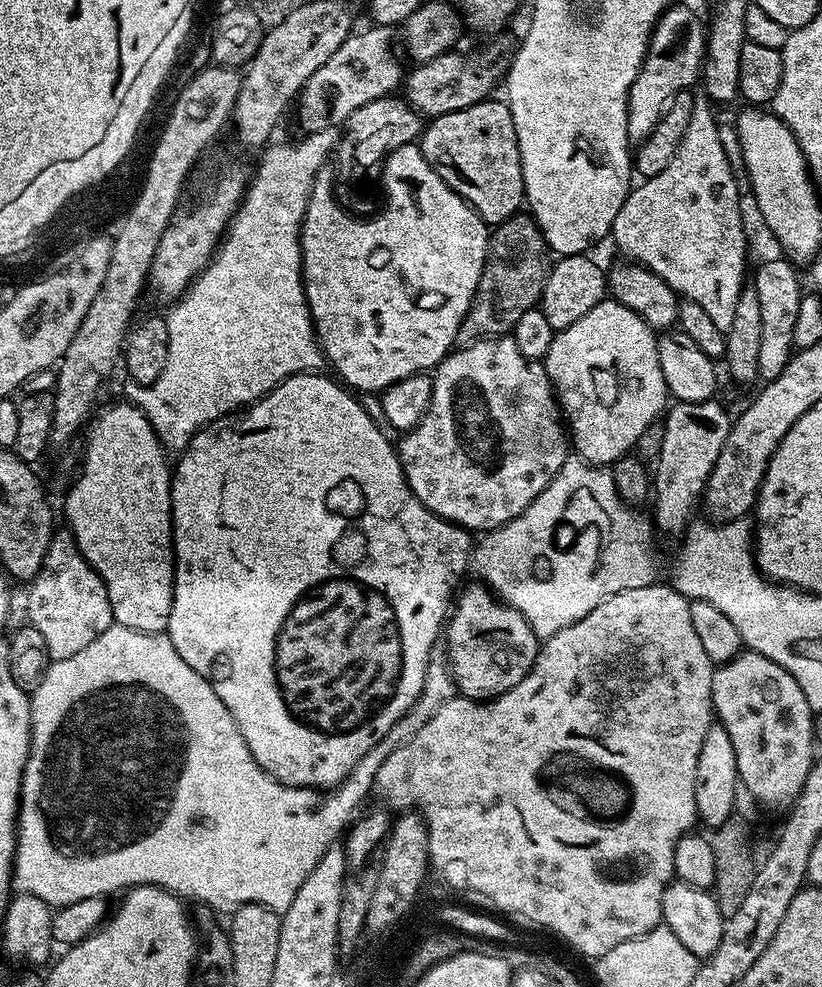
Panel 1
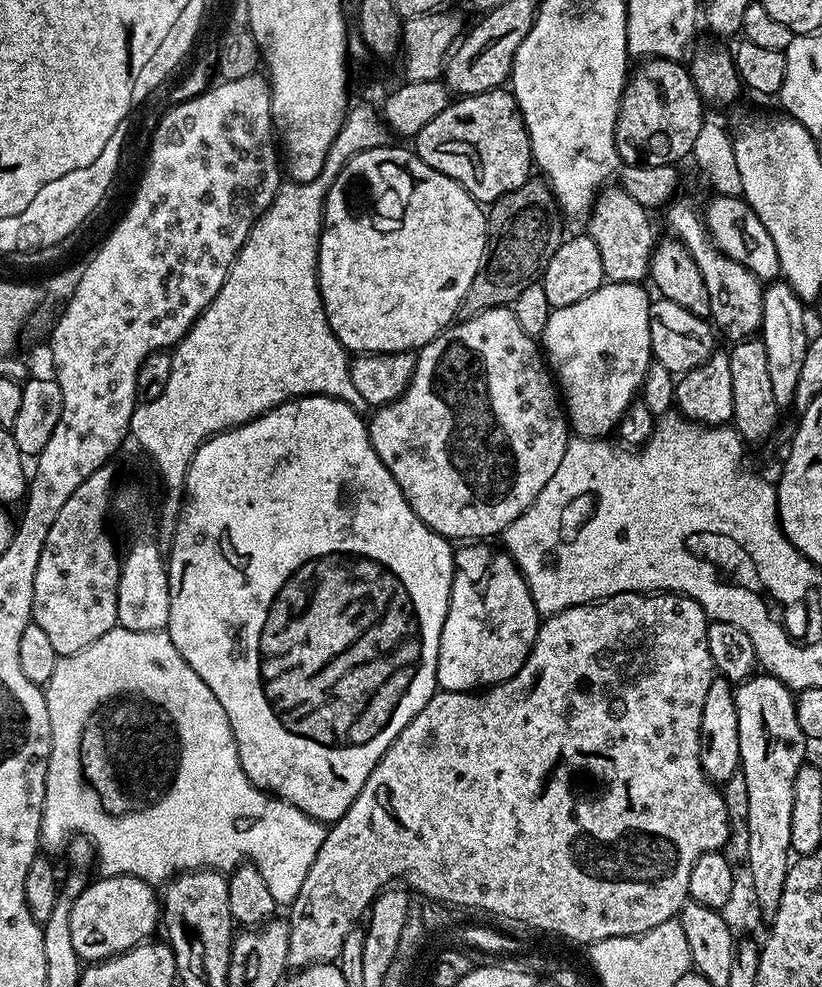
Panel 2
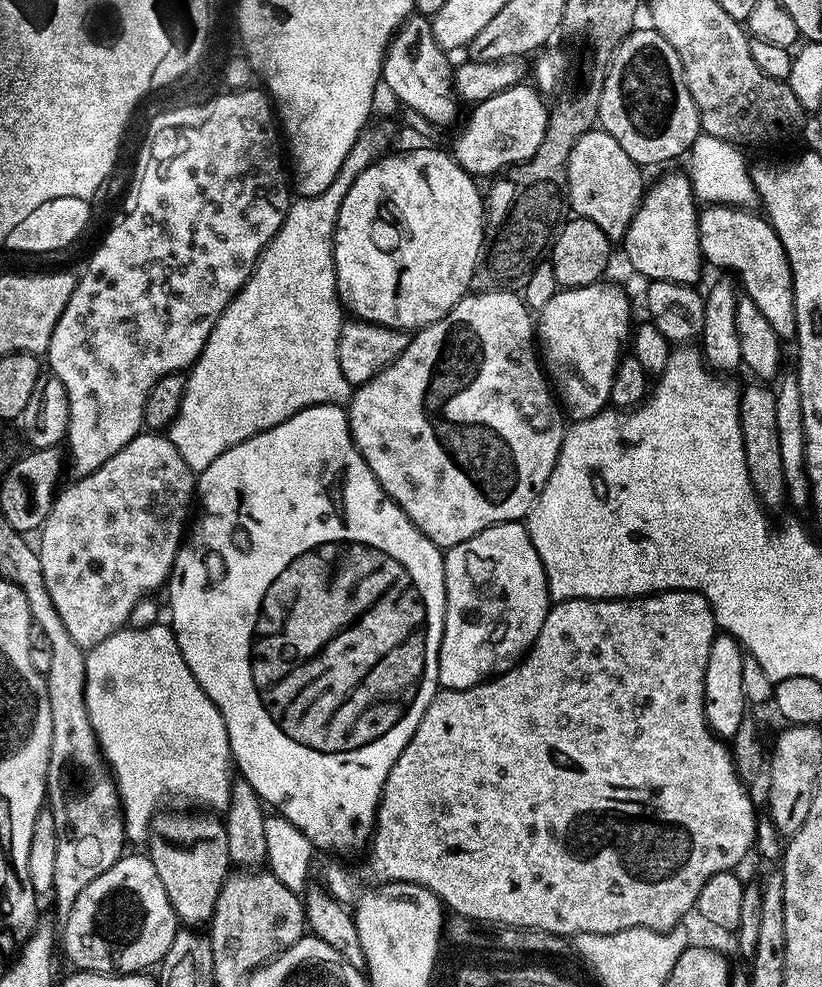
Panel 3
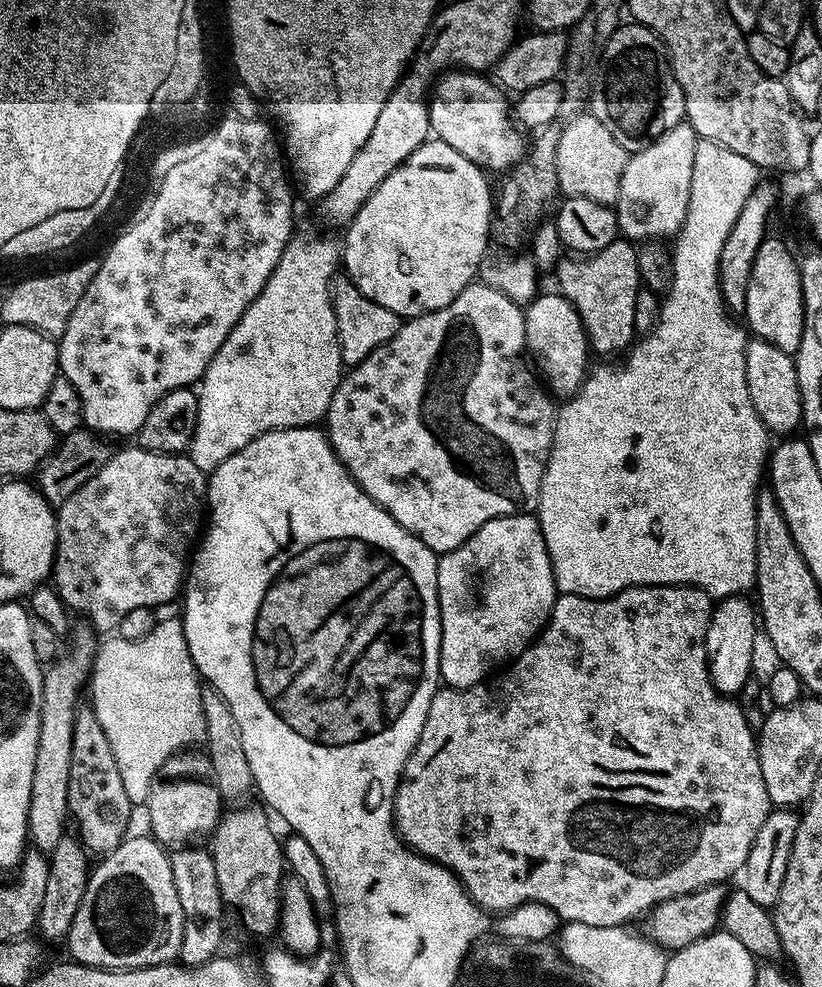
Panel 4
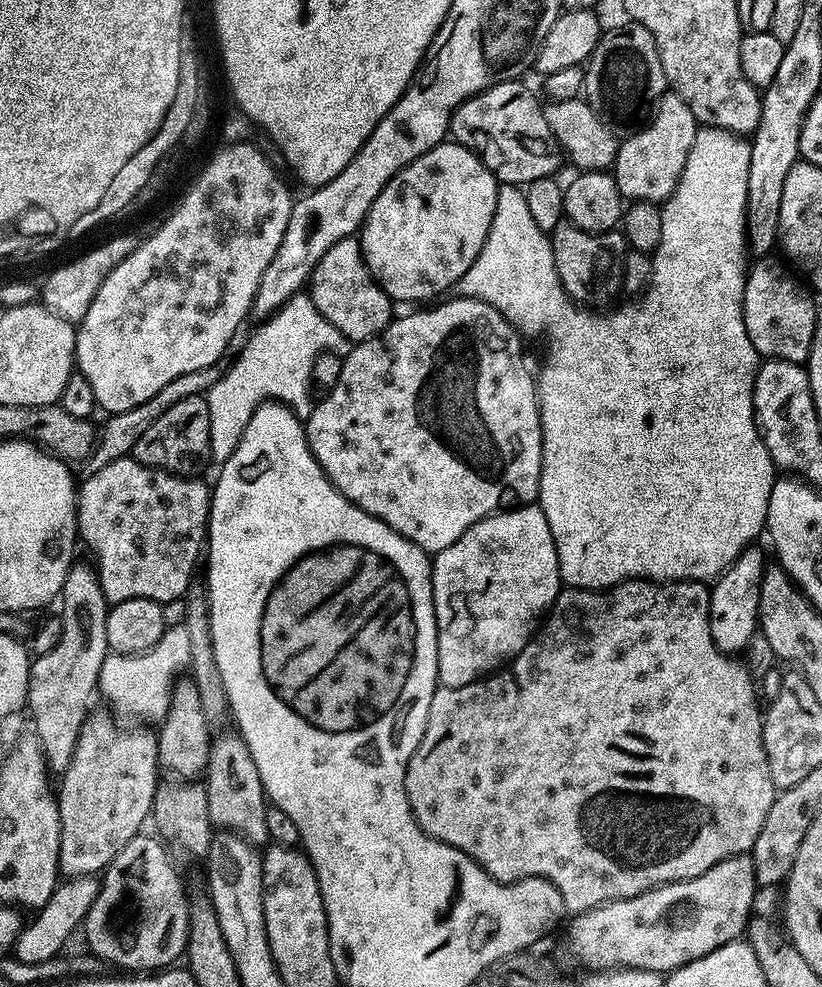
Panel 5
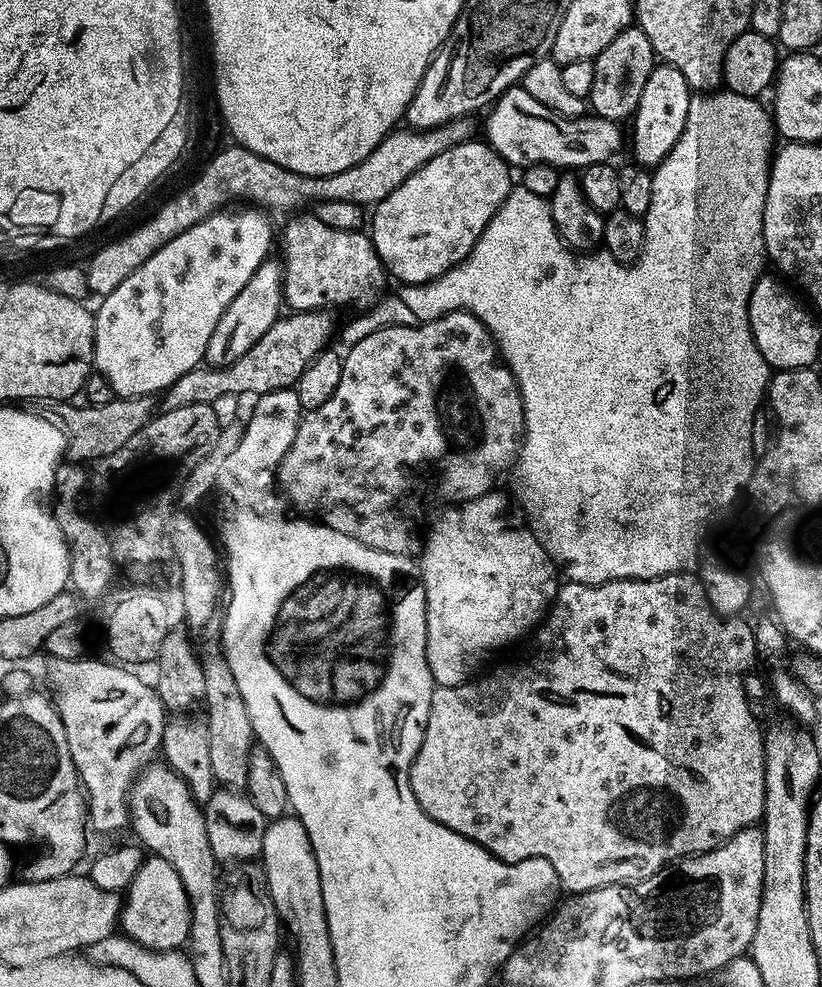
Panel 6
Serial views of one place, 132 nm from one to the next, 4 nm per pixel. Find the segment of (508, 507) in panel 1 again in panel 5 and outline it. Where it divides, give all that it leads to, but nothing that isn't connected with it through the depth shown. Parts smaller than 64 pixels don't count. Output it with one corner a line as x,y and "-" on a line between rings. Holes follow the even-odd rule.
469,296
455,299
445,299
440,302
445,304
425,307
428,308
425,312
412,312
401,320
400,317
393,319
377,336
353,343
341,359
345,360
340,364
340,373
337,374
328,397
313,407
306,421
308,445
314,458
328,475
328,481
352,504
357,504
366,514
386,522
395,532
429,554
446,550
446,546
454,546
454,542
458,542
458,538
462,538
462,534
466,534
466,530
474,526
474,522
492,515
501,505
528,506
540,494
542,426
540,403
536,397
537,377
524,361
524,348
520,345
521,333
513,328
501,312
494,310
494,306
481,300
472,300

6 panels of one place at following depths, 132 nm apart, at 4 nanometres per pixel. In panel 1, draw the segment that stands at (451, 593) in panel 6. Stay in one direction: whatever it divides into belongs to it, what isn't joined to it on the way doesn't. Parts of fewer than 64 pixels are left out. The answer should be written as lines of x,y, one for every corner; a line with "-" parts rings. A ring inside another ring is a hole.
479,587
459,593
460,605
455,605
446,626
446,656
459,695
467,700
492,700
526,678
536,660
538,638
518,610
501,602
487,587

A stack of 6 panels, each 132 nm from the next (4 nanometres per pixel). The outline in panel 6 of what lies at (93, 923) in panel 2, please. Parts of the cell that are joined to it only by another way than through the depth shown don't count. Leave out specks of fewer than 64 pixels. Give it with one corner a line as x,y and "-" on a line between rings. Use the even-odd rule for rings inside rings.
149,855
144,858
140,869
123,893
119,931
143,948
171,952
187,945
191,921
186,890
182,886
182,878
178,878
178,870
174,870
170,862
157,856

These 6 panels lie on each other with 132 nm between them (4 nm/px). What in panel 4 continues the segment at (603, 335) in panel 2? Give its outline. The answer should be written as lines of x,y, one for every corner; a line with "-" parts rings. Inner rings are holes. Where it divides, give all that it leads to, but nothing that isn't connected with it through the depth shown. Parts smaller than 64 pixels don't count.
555,291
552,292
545,296
537,295
523,309
524,346
527,355
534,361
535,371
542,377
551,395
556,398
571,398
579,392
590,371
588,333
584,331
572,303

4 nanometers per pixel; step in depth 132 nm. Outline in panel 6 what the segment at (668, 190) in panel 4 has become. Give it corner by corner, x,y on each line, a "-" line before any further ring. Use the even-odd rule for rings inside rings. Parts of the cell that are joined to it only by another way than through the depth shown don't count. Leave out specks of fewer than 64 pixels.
660,62
653,68
650,78
646,78
646,87
642,90
642,98
638,98
638,106
634,115
631,117
632,136
630,132
630,144
632,140
632,156
631,159
640,166
655,166
663,162
666,154
670,154
670,150
674,150
674,142
678,142
678,138
682,134
682,130
686,126
686,114
690,114
690,102
694,93
688,87
686,78
682,78
682,73
674,70
674,66

